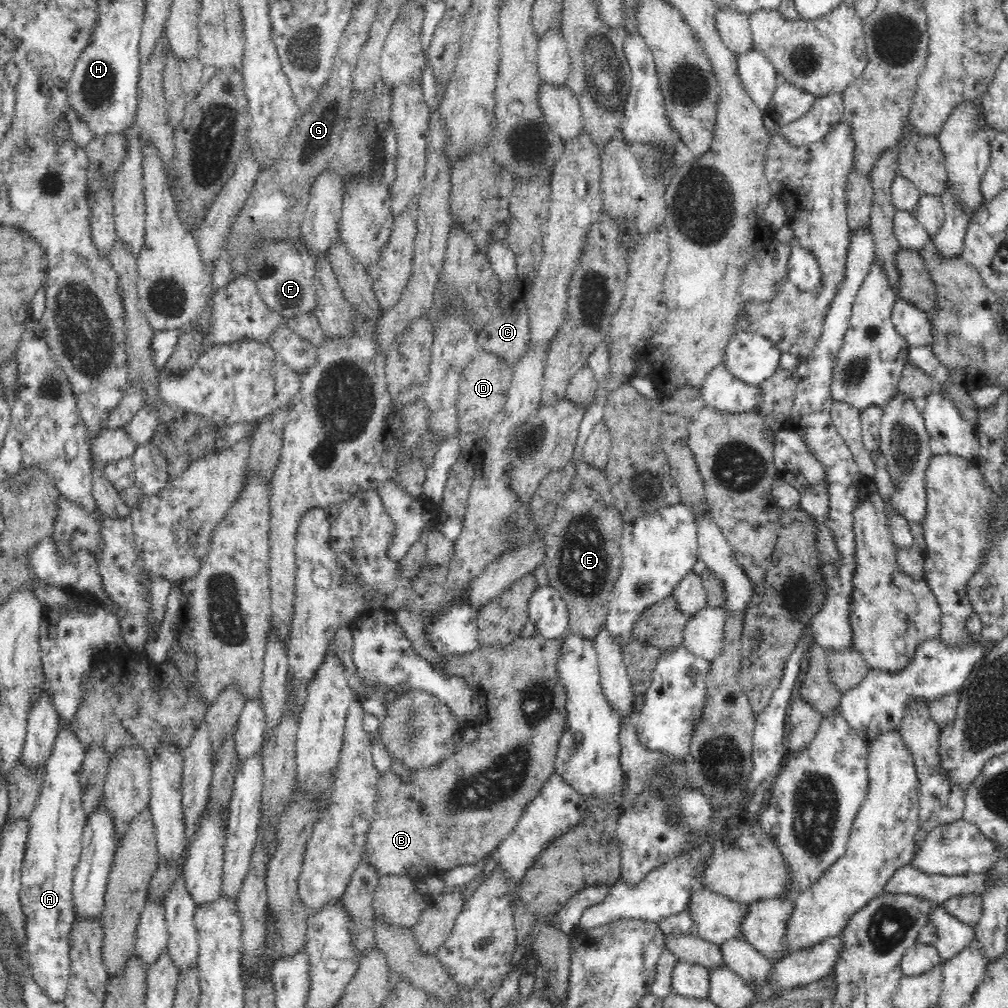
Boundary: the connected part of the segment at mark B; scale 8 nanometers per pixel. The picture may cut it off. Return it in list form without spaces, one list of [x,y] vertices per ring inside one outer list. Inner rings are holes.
[[[400,609],[394,612],[396,621],[406,636],[412,641],[414,650],[422,655],[426,660],[430,661],[435,667],[443,669],[445,674],[453,674],[457,677],[464,677],[468,686],[477,693],[483,702],[483,715],[476,724],[479,731],[478,740],[472,742],[472,744],[461,744],[456,752],[450,755],[442,764],[434,766],[434,768],[425,768],[418,771],[418,776],[414,776],[410,782],[401,782],[403,779],[399,778],[392,769],[388,770],[388,774],[382,774],[378,780],[378,793],[377,793],[377,805],[374,813],[374,820],[371,822],[365,851],[367,854],[367,860],[373,868],[376,868],[378,874],[381,875],[404,875],[410,876],[410,878],[418,878],[424,874],[430,874],[433,877],[442,877],[446,871],[450,871],[456,867],[462,865],[474,865],[482,858],[488,856],[488,854],[496,853],[500,843],[514,830],[515,824],[518,822],[519,816],[524,812],[525,806],[534,800],[534,796],[540,794],[544,782],[550,778],[555,771],[555,760],[558,750],[558,742],[560,742],[560,735],[563,734],[564,728],[566,728],[566,691],[563,687],[563,682],[558,678],[558,669],[556,659],[559,657],[559,650],[561,649],[561,638],[546,640],[538,634],[534,634],[530,637],[518,637],[513,640],[508,646],[505,647],[488,647],[486,645],[478,645],[476,650],[471,653],[460,653],[456,655],[440,655],[436,653],[436,650],[432,648],[428,637],[425,635],[424,619],[421,613],[416,611]]]

